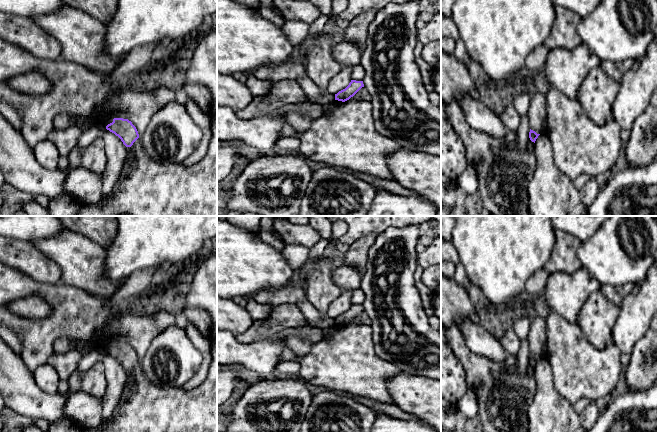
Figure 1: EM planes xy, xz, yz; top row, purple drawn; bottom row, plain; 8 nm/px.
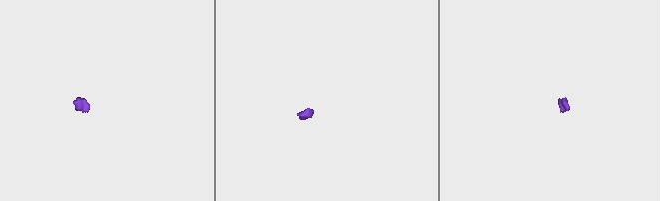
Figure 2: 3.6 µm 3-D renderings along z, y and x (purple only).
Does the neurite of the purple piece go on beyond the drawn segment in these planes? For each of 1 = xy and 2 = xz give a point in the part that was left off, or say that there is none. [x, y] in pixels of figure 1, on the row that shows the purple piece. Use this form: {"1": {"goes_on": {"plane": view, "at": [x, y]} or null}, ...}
{"1": {"goes_on": {"plane": "xy", "at": [130, 158]}}, "2": {"goes_on": null}}

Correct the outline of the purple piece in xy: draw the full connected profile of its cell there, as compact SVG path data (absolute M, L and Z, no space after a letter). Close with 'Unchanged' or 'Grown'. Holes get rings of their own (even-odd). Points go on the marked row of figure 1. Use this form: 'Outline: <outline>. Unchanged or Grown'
Outline: M114 118L113 122L106 126L106 129L118 136L127 148L126 159L124 161L123 168L118 180L116 181L112 193L109 196L102 197L102 200L104 202L109 202L111 198L115 195L120 180L124 177L125 172L130 166L133 166L134 162L136 161L136 157L132 153L130 147L139 138L139 134L132 122L128 119L123 118Z. Grown

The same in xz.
Outline: M351 80L345 89L335 94L335 100L345 102L353 97L362 87L364 87L363 81Z. Unchanged

